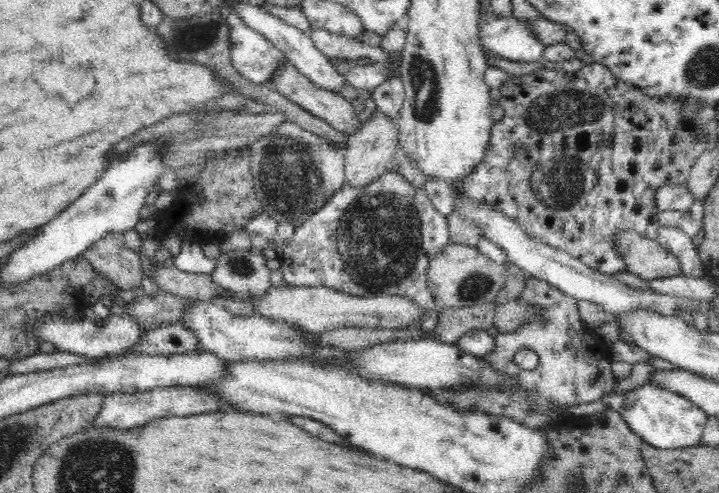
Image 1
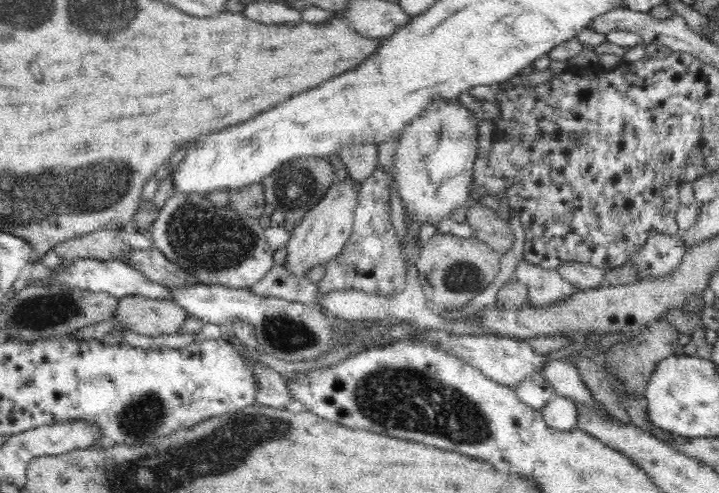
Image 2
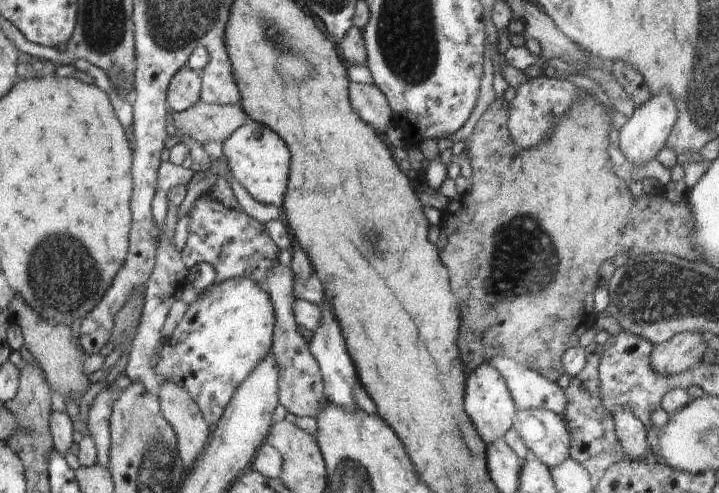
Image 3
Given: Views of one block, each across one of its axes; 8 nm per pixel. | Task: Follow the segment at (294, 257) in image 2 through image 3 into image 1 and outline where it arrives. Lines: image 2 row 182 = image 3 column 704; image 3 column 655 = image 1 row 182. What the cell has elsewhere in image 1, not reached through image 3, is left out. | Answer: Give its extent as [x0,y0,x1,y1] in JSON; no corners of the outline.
[345,108,399,186]

